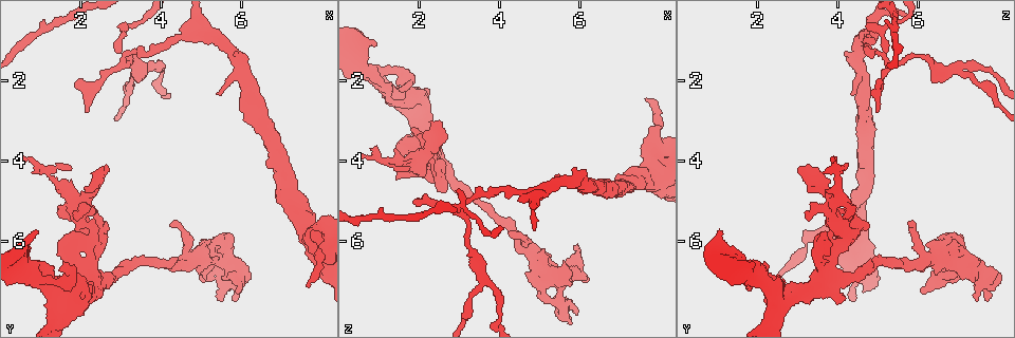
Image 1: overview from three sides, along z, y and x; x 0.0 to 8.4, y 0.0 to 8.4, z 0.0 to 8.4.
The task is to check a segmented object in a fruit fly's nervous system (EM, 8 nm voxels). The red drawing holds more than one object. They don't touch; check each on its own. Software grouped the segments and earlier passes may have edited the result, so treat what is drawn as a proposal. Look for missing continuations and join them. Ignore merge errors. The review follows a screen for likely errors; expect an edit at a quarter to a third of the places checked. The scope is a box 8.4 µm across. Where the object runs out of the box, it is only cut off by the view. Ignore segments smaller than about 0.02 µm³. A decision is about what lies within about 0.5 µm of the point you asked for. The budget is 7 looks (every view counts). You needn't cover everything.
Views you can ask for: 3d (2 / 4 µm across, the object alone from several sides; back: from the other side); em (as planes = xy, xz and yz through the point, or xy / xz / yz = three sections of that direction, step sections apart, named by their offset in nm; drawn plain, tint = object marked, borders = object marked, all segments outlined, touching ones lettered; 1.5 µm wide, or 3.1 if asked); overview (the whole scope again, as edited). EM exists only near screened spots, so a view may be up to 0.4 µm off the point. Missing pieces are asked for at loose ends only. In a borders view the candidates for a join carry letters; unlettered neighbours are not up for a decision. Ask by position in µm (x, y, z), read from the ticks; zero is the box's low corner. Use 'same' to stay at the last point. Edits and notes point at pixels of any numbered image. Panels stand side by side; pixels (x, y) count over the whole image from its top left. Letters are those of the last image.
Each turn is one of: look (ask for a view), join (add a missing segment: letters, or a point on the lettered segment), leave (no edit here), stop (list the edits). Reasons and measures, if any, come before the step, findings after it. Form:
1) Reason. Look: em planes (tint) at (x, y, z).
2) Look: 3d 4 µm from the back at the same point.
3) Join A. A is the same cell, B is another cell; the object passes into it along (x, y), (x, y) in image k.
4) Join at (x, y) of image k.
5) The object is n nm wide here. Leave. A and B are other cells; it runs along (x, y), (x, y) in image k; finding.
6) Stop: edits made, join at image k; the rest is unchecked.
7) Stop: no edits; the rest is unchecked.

Free end. Look: em planes (borders) at (1.45, 6.40, 3.75).

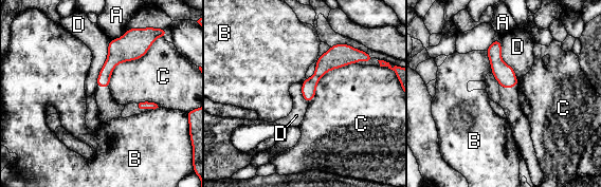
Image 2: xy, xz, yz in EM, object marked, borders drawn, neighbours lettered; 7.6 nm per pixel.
Leave. A, B, C and D are other cells; it runs along (343, 48), (311, 82), (308, 98) in image 2; no lettered segment goes on from it.

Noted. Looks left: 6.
Free end. Look: em planes (borders) at (2.65, 5.65, 4.75).

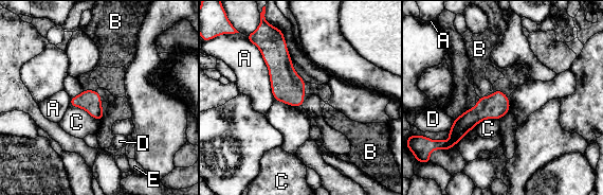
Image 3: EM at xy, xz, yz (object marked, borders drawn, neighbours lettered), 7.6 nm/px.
Leave. A, B, C, D and E are other cells; no lettered segment goes on from it.

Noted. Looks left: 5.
Look: 3d 2 µm at (1.95, 1.95, 5.05).

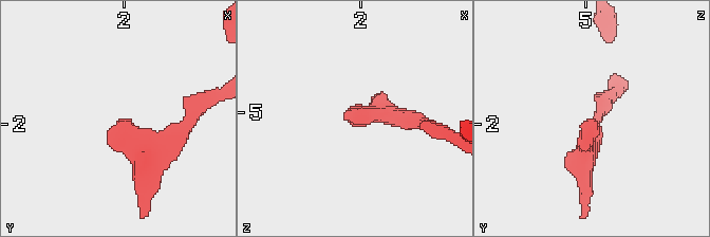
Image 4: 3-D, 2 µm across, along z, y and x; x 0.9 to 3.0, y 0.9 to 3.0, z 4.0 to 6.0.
Look: em planes (tint) at (2.00, 1.94, 5.08).

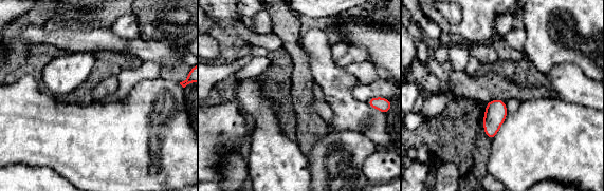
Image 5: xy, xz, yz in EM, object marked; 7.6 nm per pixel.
Look: em planes (borders) at the same point.

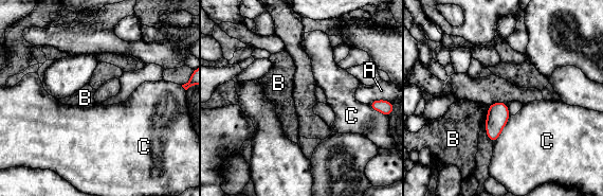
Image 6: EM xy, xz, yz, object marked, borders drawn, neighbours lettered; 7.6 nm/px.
The object is 160 nm wide here. Leave. A, B and C are other cells; a border runs along (488, 106), (488, 112), (485, 118) in image 6; none of them fits.

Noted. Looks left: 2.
Stop: no edits; the rest is unchecked.

